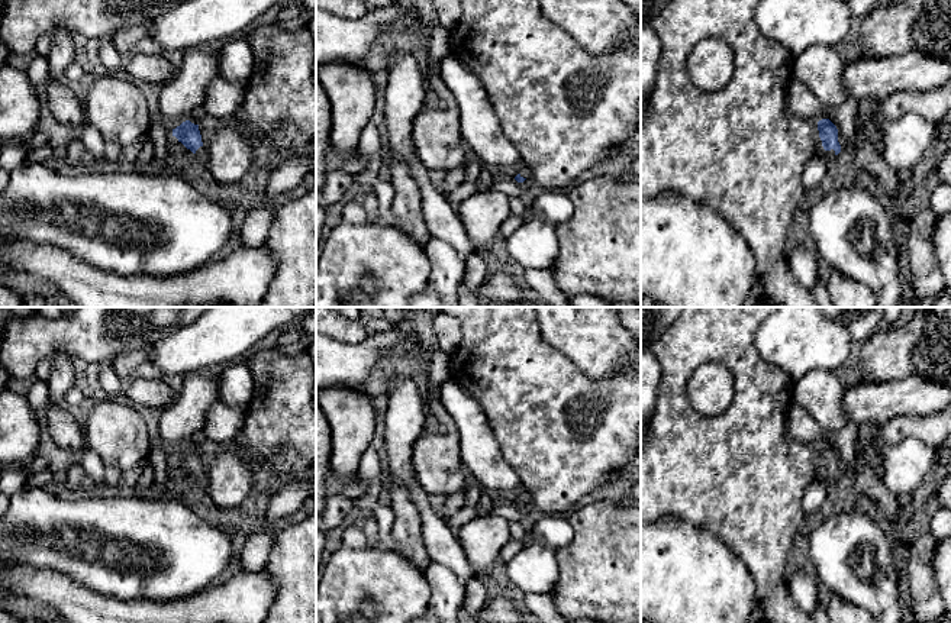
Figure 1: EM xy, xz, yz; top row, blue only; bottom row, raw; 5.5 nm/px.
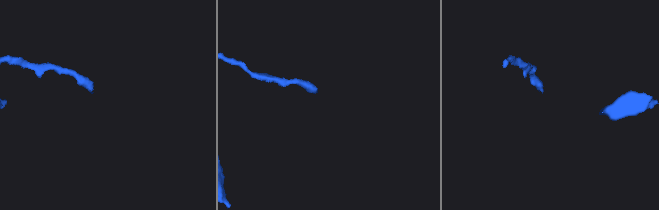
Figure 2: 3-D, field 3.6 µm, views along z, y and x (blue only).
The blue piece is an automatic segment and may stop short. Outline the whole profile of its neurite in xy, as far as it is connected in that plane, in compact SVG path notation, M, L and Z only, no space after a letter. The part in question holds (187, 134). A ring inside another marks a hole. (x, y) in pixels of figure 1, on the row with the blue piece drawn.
M186 120L173 129L173 136L175 136L178 142L181 142L193 154L196 154L196 151L203 146L199 125L194 125L190 120Z

